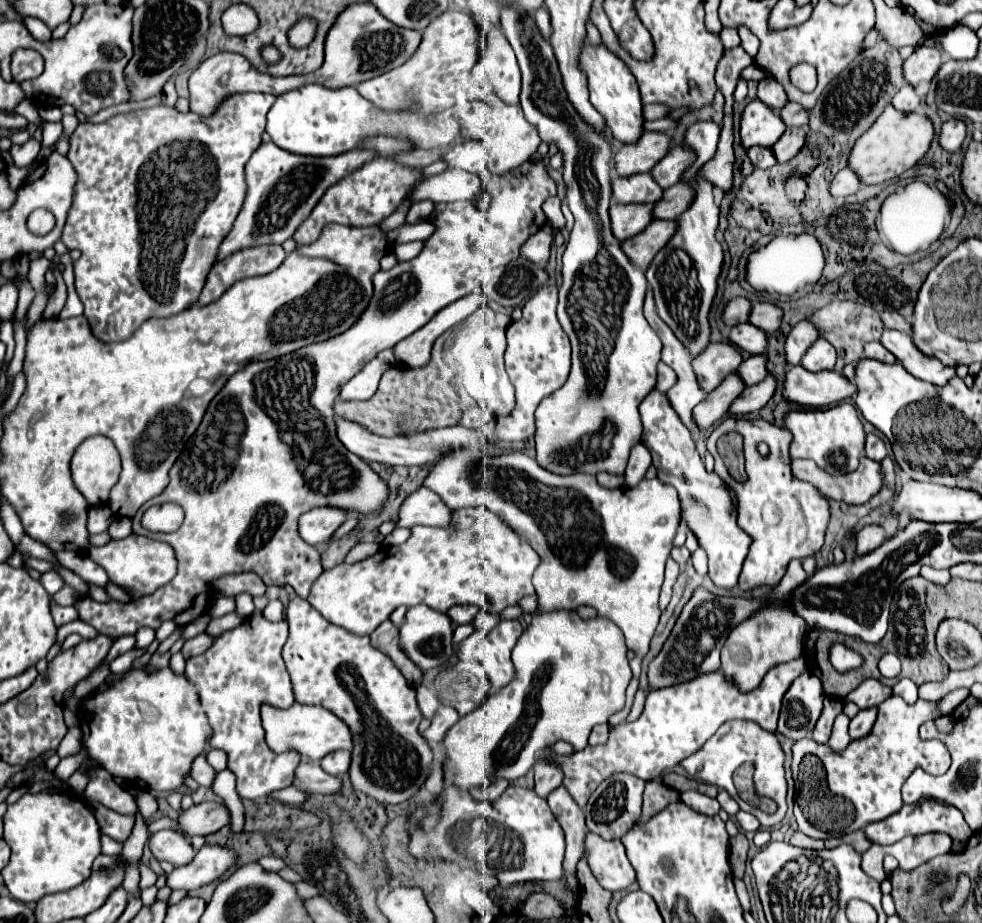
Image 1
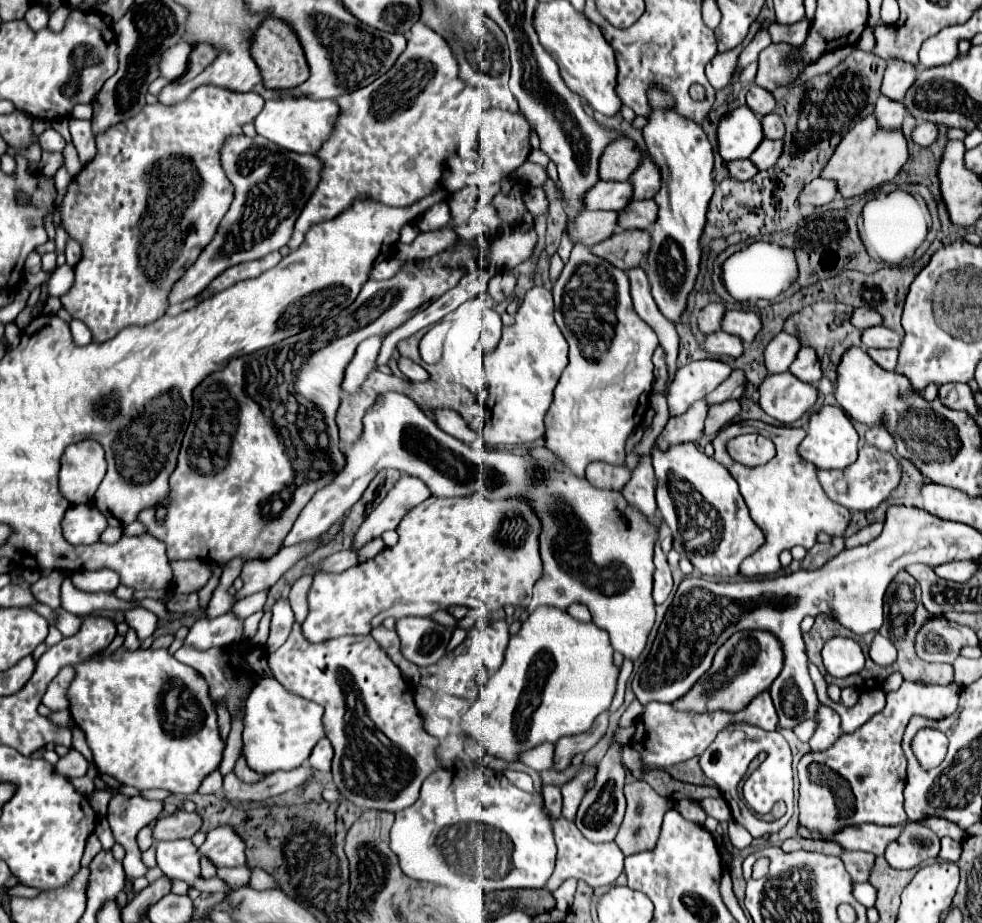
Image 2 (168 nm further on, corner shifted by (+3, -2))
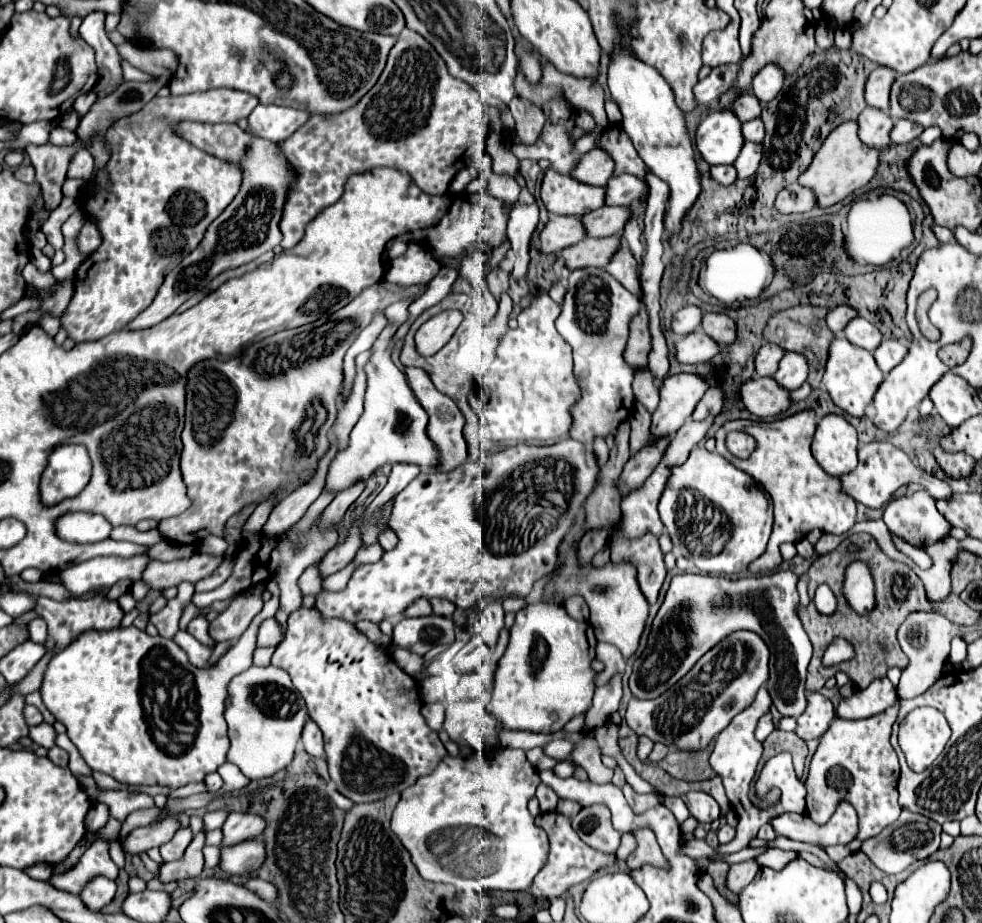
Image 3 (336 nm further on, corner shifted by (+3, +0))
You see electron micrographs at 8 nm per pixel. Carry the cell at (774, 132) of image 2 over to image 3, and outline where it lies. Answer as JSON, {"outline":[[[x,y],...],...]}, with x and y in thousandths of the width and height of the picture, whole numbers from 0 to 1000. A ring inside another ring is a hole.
{"outline":[[[773,127],[767,129],[767,131],[757,133],[757,146],[759,146],[761,153],[771,153],[771,155],[775,155],[775,153],[779,151],[779,133],[775,133]]]}

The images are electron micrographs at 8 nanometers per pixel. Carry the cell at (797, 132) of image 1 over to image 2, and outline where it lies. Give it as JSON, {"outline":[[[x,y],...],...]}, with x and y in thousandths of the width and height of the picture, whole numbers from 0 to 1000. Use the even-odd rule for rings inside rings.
{"outline":[[[777,151],[773,155],[773,159],[769,161],[769,166],[765,166],[765,177],[773,183],[773,185],[779,185],[783,181],[787,181],[787,177],[791,177],[793,168],[797,164],[797,153],[783,153],[783,151]]]}

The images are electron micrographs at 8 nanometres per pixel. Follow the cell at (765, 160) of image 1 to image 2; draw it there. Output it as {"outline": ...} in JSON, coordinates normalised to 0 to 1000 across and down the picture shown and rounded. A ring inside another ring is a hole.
{"outline":[[[763,172],[742,174],[740,183],[742,183],[742,192],[746,192],[751,196],[763,196],[767,190],[771,190],[771,183],[767,181],[767,177],[763,177]]]}

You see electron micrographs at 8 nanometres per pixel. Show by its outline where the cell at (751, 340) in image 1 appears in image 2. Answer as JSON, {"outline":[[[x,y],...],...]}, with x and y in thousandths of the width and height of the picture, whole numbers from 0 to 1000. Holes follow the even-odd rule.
{"outline":[[[728,359],[718,365],[714,372],[714,378],[724,385],[740,385],[740,387],[753,387],[757,382],[757,372],[748,363],[738,363],[736,359]]]}

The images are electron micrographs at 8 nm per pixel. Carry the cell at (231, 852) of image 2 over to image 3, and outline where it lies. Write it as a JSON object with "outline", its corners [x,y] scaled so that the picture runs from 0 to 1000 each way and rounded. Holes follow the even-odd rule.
{"outline":[[[233,881],[227,892],[227,911],[229,915],[241,915],[241,911],[254,911],[262,909],[270,898],[270,887],[264,883],[252,883],[252,881]]]}

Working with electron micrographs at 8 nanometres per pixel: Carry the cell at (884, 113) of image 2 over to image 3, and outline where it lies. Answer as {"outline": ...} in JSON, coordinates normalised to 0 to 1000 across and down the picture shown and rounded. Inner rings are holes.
{"outline":[[[881,116],[877,120],[873,133],[875,133],[875,148],[879,155],[893,159],[893,161],[899,161],[901,157],[907,155],[905,144],[907,144],[911,131],[897,118]]]}

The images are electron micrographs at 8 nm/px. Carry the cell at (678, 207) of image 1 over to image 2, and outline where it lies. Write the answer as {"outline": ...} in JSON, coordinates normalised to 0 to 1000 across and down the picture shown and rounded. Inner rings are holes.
{"outline":[[[643,218],[628,231],[630,248],[663,248],[669,239],[669,222],[665,218]]]}

